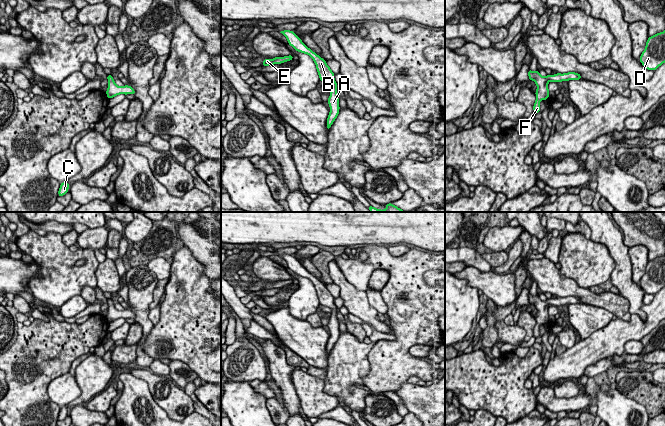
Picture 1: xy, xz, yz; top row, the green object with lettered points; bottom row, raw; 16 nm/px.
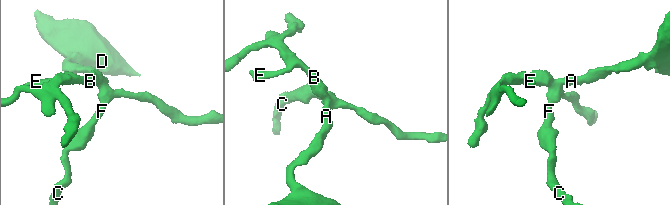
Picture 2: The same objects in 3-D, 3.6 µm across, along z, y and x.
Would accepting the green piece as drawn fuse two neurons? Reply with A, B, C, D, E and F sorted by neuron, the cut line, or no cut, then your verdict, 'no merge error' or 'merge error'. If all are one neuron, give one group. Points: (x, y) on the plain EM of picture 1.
groups A B C D E F; cut none; no merge error

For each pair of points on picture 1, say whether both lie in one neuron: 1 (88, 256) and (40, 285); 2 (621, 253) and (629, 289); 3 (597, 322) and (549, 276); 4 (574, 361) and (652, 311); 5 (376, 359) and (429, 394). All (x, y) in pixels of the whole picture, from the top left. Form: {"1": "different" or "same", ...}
{"1": "same", "2": "same", "3": "different", "4": "same", "5": "different"}

